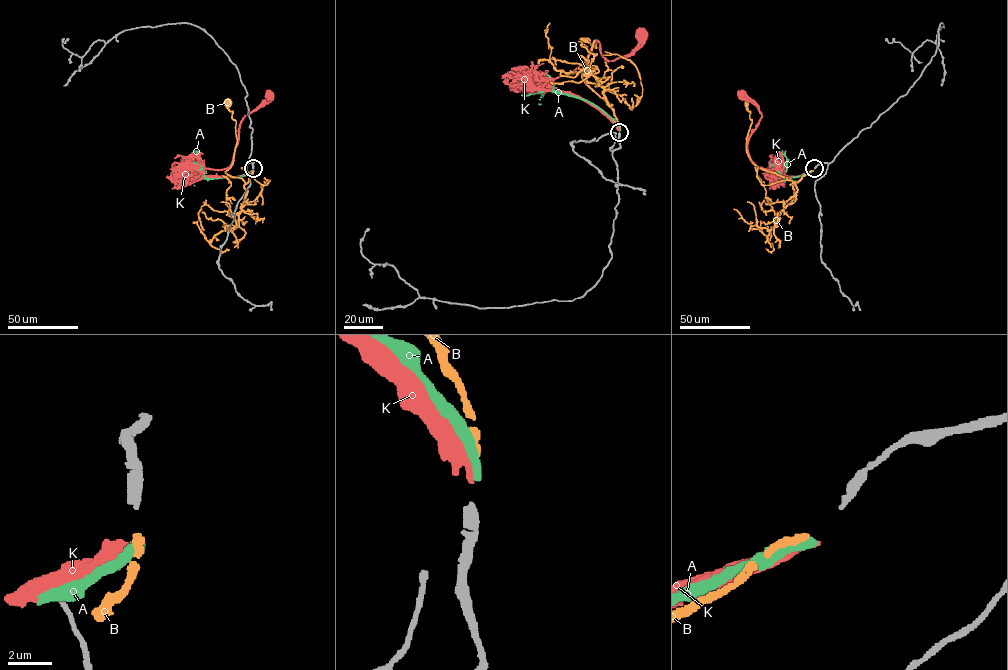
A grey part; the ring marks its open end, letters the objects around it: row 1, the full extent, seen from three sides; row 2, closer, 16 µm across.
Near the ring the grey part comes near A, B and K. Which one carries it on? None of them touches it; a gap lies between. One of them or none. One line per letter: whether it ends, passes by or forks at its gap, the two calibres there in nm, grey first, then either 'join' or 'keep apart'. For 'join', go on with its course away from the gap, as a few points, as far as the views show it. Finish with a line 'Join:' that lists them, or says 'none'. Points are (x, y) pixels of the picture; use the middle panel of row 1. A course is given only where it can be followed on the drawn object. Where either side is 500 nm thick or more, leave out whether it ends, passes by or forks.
A: it ends | 320/440 nm | keep apart
B: it ends | 320/340 nm | join | via (619, 130), (608, 103), (582, 78), (582, 68), (597, 40), (596, 48), (585, 39)
K: it ends | 320/220 nm | keep apart
Join: B

